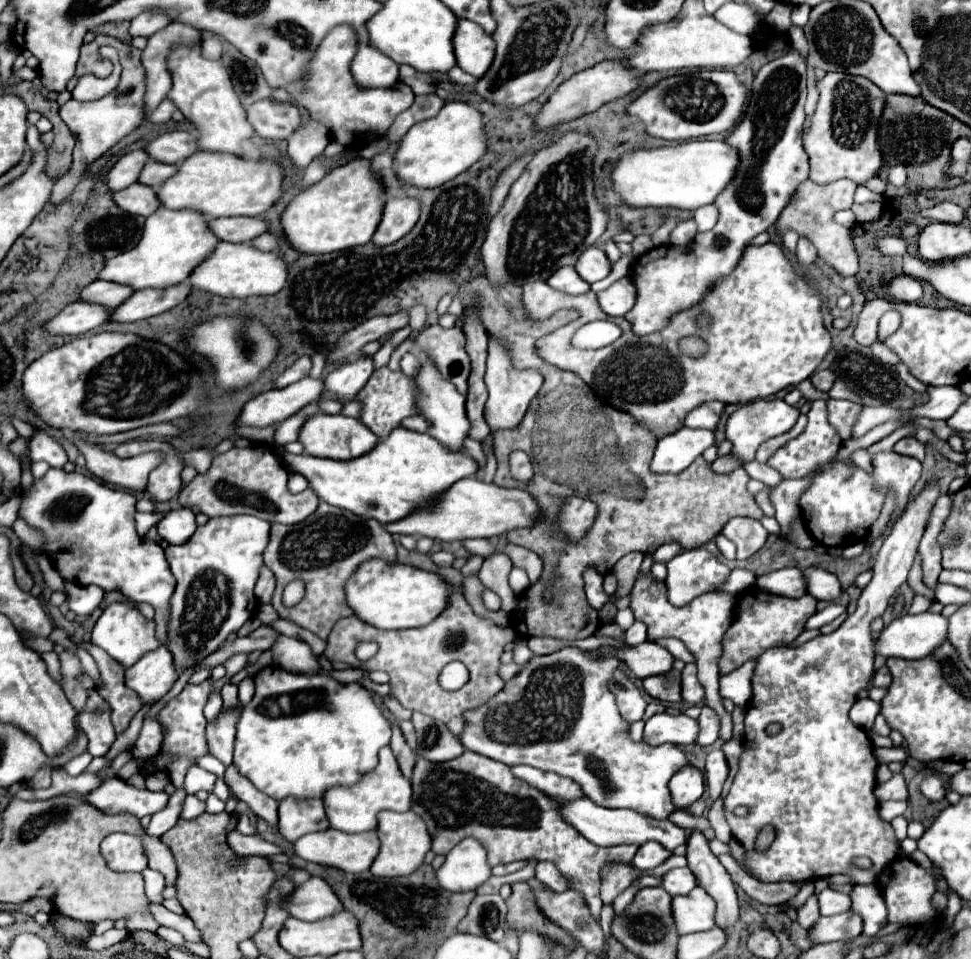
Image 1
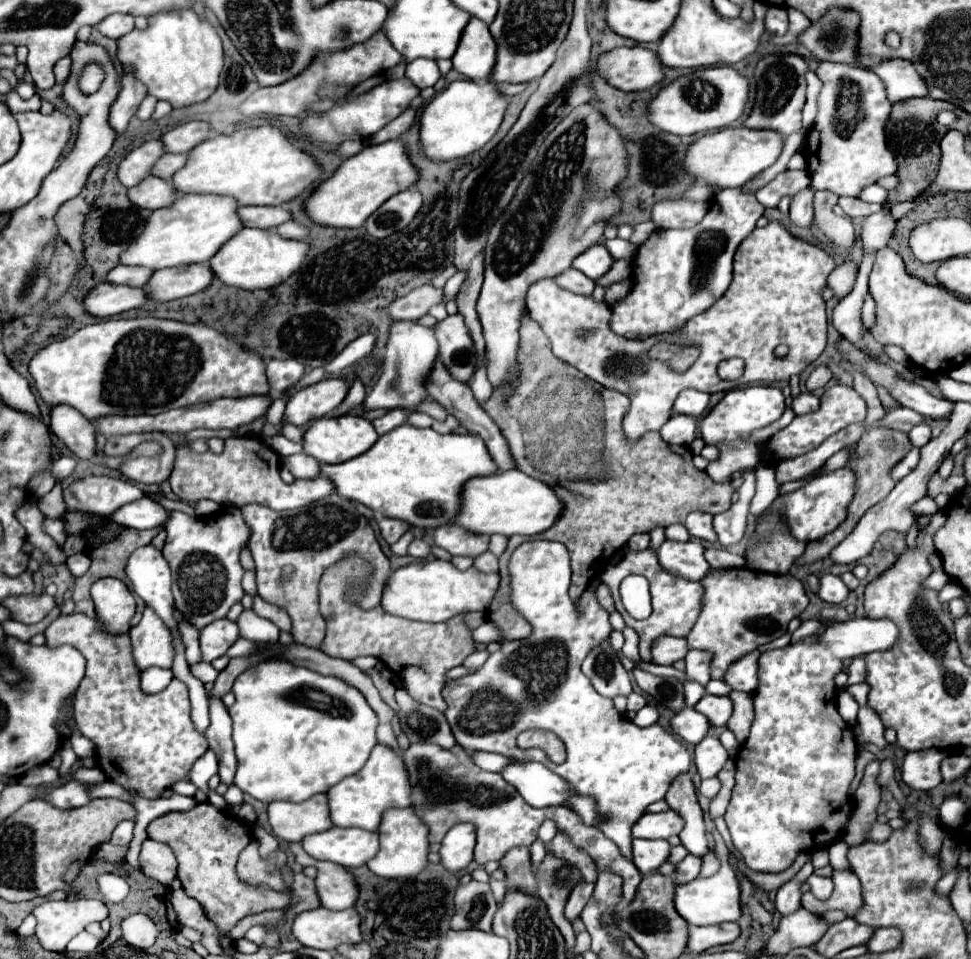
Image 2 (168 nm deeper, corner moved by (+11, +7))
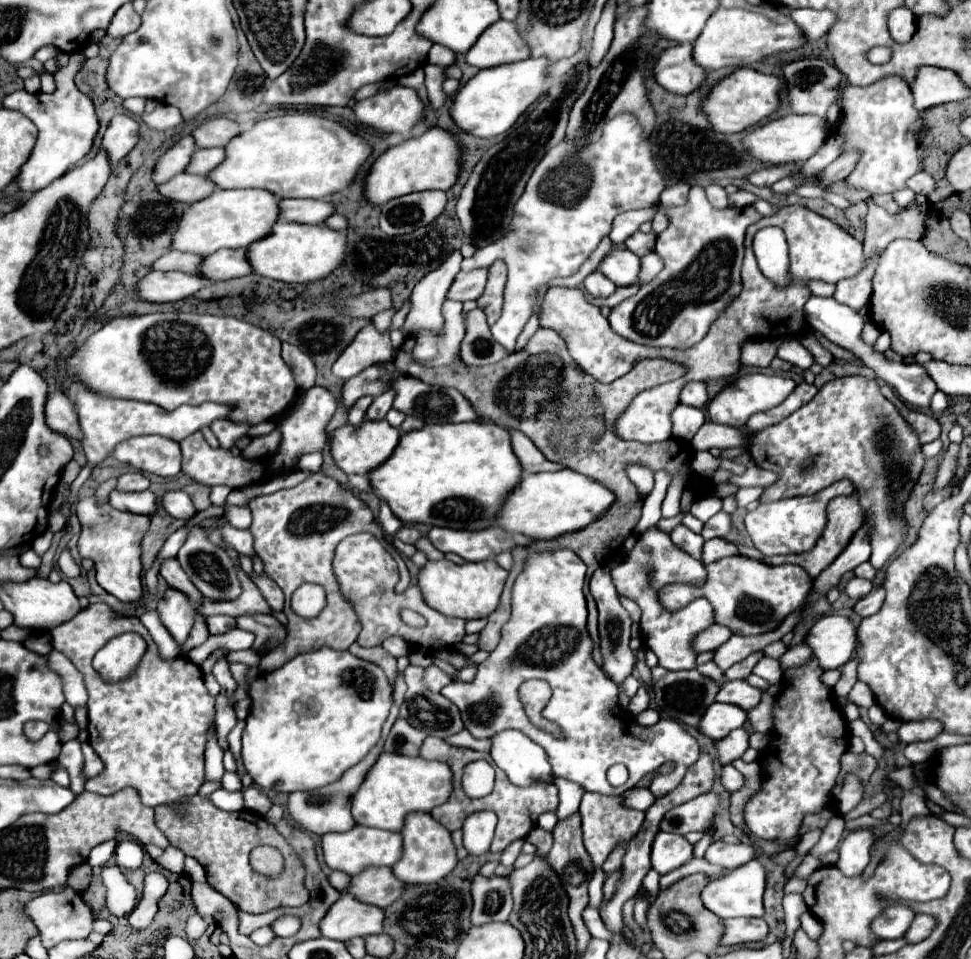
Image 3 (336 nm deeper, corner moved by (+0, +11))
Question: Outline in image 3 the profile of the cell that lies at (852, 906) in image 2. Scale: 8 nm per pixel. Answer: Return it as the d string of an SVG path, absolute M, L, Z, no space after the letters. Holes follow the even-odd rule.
M874 829L850 831L838 847L840 859L836 867L840 867L840 871L844 871L844 875L848 877L860 875L870 861L870 847L874 841L876 841Z

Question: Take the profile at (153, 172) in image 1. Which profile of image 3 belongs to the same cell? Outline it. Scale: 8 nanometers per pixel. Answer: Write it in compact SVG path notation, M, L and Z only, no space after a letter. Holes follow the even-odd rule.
M198 149L186 169L186 173L194 173L194 175L208 175L210 171L214 171L222 161L226 159L226 151L224 149Z

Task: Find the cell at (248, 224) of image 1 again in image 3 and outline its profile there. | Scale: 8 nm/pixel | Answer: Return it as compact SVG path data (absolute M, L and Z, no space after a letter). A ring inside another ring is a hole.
M282 199L280 203L282 221L324 223L334 211L334 203L324 199Z

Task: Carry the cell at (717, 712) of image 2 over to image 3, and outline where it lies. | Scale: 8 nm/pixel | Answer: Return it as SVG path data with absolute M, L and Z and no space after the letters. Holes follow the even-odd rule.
M726 681L720 689L720 693L716 695L716 701L720 703L734 703L742 709L752 709L760 703L762 699L762 689L758 687L752 687L750 683L746 681Z

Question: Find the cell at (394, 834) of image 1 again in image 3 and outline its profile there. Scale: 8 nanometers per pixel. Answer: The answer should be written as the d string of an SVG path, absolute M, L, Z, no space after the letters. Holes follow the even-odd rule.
M420 811L410 813L402 829L402 839L404 839L404 855L392 867L400 881L408 885L436 883L454 871L458 859L456 859L456 847L452 843L450 831L444 825L440 825L430 813L420 813Z

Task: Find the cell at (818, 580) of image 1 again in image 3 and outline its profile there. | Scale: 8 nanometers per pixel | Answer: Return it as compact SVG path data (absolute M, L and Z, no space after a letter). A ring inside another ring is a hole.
M854 577L854 579L846 585L846 593L848 593L848 597L852 597L852 599L860 599L860 597L868 595L868 593L872 591L872 587L874 587L874 585L872 585L872 581Z

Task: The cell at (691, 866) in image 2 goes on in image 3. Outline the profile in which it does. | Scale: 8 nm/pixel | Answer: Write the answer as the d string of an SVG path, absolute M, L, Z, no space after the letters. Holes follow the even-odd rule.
M714 841L710 845L710 849L706 851L706 859L720 867L734 869L734 867L742 867L742 865L750 863L752 859L756 859L756 849L746 843L732 845L732 843L724 843L724 841Z

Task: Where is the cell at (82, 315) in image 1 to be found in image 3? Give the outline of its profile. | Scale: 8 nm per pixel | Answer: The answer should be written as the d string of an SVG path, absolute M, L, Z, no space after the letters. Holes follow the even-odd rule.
M152 271L138 283L138 289L140 297L146 301L172 303L198 293L206 283L208 279L198 273L188 275L182 271Z

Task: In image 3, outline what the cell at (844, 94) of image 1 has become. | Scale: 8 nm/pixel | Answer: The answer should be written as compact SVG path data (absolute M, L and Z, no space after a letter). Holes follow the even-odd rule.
M886 77L868 87L842 87L840 99L842 113L846 115L846 147L860 149L862 159L848 175L846 183L856 189L864 189L870 195L894 193L906 187L906 181L918 171L920 165L920 131L926 131L920 111L914 107L910 87L900 77Z

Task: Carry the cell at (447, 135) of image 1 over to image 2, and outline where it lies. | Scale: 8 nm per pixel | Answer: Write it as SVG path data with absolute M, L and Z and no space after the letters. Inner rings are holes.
M455 81L445 91L439 91L423 109L419 121L419 145L421 153L429 161L453 161L463 159L481 149L499 129L507 97L503 97L493 83Z

